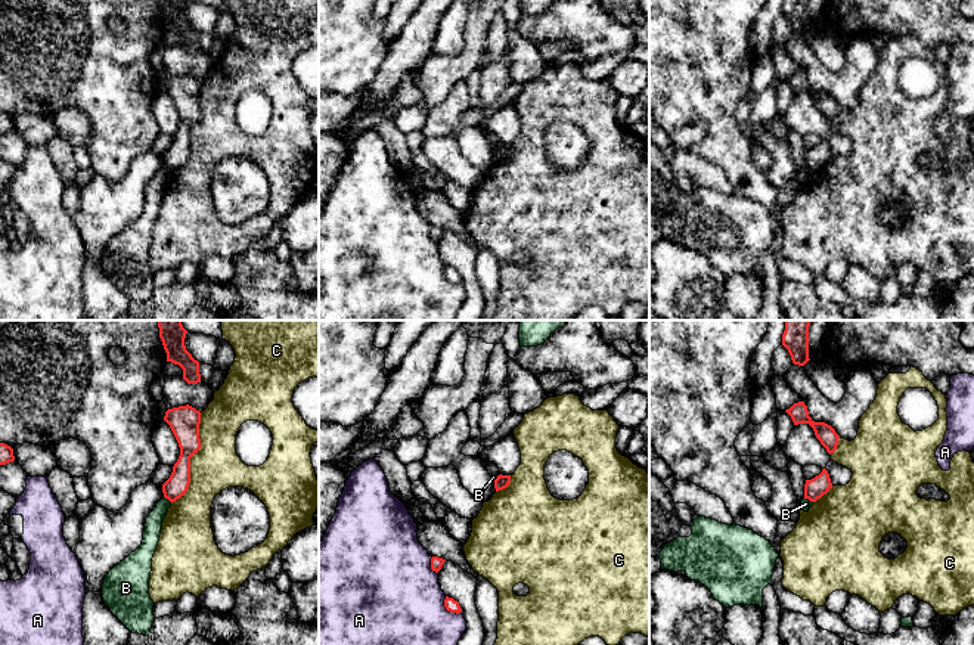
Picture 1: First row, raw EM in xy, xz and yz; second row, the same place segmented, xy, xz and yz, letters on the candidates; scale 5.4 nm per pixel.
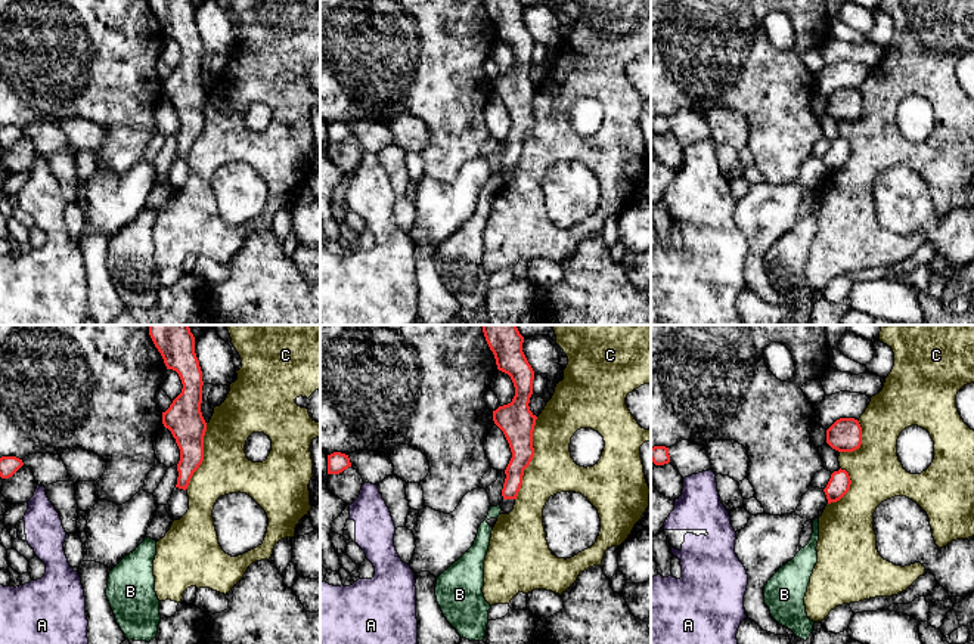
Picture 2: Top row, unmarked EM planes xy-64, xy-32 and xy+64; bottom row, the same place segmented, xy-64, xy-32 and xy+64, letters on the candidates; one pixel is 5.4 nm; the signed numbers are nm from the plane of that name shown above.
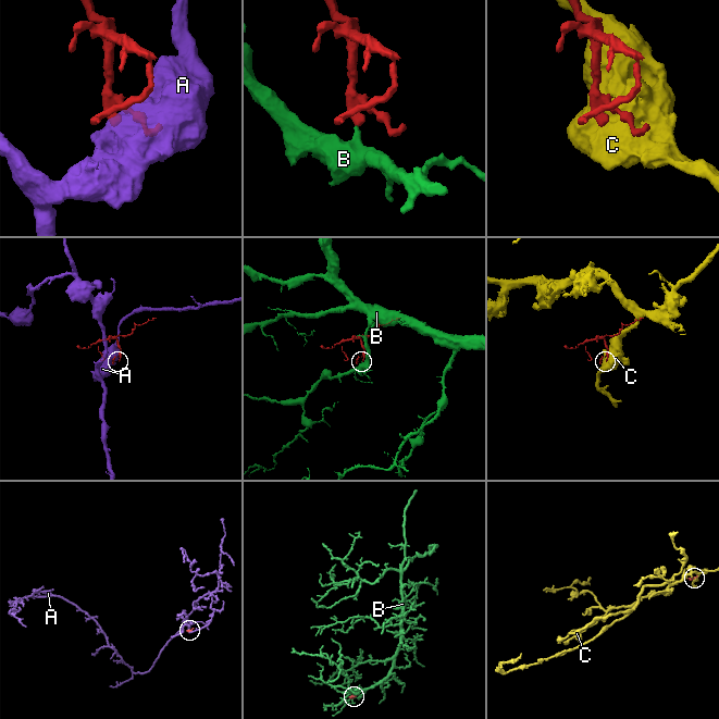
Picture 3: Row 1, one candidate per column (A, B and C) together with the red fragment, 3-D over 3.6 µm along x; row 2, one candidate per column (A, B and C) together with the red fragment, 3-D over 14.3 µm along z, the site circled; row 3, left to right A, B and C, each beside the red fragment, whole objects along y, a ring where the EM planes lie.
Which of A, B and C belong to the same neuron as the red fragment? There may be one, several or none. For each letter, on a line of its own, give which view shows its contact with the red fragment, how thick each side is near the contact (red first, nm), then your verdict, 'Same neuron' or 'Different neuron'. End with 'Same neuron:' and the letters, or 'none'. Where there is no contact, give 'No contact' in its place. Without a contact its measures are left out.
A: Touches red in xz. Thickness 70 nm (red) against 500 nm. Different neuron
B: Touches red in xy. Thickness 120 nm (red) against 100 nm. Different neuron
C: Touches red in xy. Thickness 160 nm (red) against 260 nm. Different neuron
Same neuron: none

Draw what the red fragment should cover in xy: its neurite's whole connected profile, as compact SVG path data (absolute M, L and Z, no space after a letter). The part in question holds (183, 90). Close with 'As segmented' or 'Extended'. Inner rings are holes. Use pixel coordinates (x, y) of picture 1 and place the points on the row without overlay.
M189 74L179 75L168 78L164 90L170 94L180 117L173 142L162 154L164 167L173 173L186 164L190 154L190 127L201 118L201 81Z. As segmented

